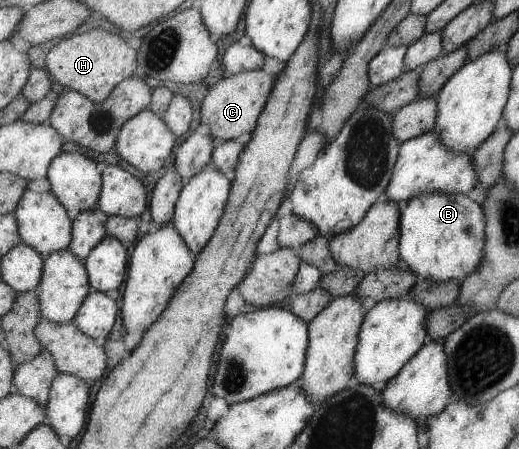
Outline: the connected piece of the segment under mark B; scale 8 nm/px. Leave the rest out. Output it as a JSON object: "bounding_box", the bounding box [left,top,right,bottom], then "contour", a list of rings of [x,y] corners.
{"bounding_box":[400,192,487,285],"contour":[[[424,192],[407,201],[401,215],[400,255],[420,278],[436,283],[457,281],[462,285],[483,264],[487,244],[487,214],[482,205],[464,194]]]}

